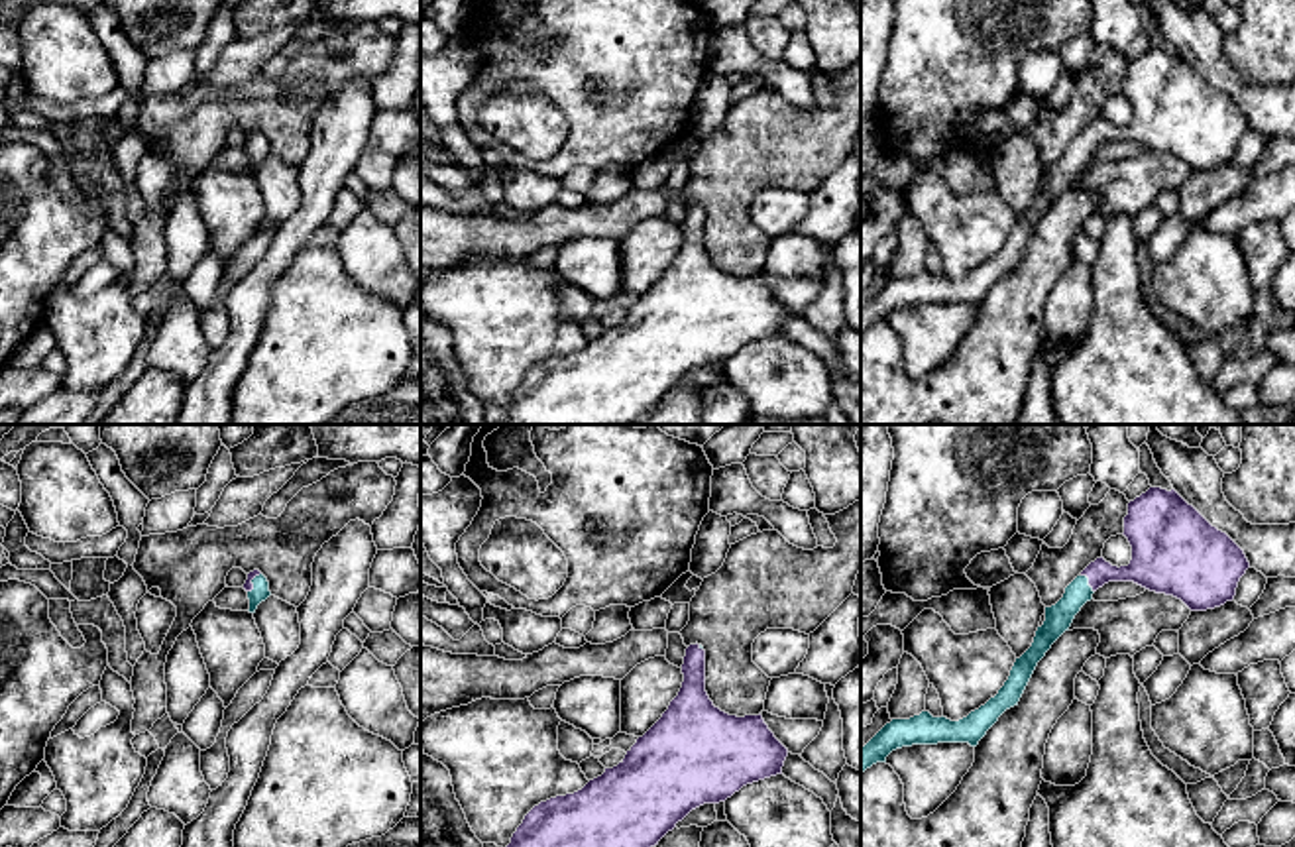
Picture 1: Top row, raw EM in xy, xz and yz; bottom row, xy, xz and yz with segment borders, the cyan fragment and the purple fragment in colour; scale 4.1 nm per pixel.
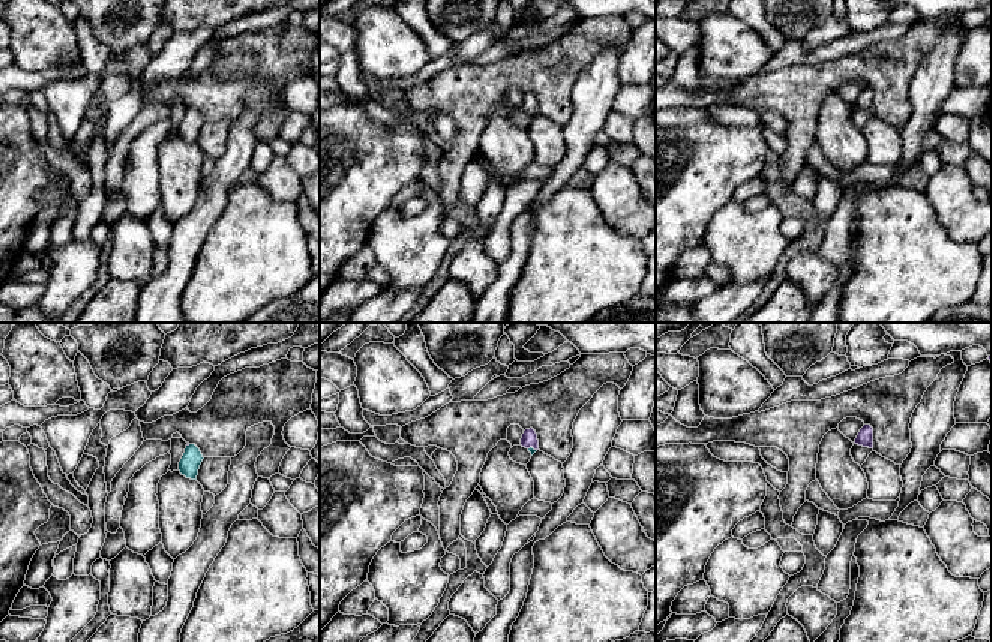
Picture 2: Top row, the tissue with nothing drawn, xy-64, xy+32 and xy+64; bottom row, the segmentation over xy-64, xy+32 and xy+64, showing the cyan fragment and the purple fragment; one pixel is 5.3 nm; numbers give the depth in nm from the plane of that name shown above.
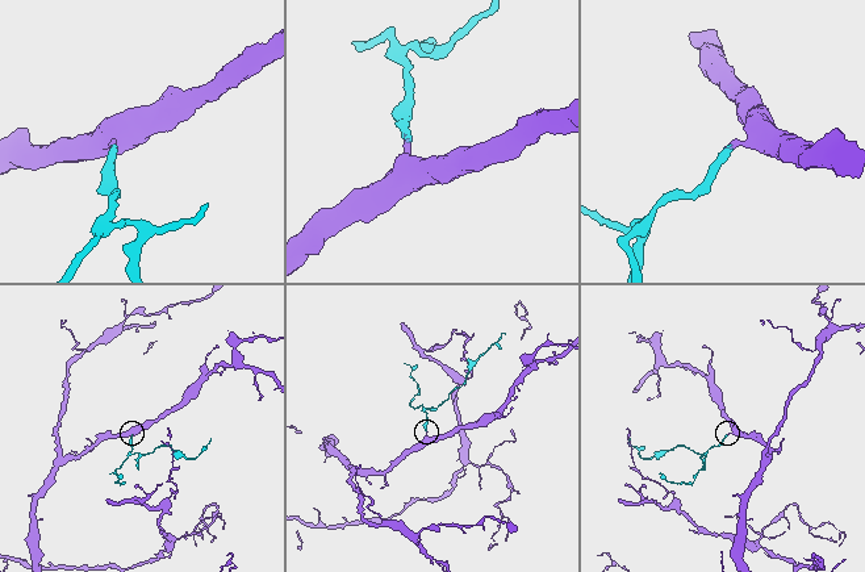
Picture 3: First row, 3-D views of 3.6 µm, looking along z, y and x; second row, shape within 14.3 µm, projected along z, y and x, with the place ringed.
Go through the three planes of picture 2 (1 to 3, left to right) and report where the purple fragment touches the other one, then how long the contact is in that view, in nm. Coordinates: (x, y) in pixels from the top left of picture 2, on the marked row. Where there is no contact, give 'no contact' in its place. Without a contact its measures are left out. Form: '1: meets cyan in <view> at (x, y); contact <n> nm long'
1: meets cyan in xy-64 at (189, 444); contact 30 nm long
2: meets cyan in xy+32 at (532, 447); contact 50 nm long
3: no contact

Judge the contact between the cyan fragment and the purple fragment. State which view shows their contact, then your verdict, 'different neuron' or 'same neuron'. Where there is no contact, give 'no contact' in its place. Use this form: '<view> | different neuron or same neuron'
yz | same neuron

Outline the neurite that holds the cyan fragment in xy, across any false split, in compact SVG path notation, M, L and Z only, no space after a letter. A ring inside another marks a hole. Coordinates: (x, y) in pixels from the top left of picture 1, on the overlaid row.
M259 570L248 574L244 590L248 592L250 613L255 613L257 605L271 595L269 582Z

